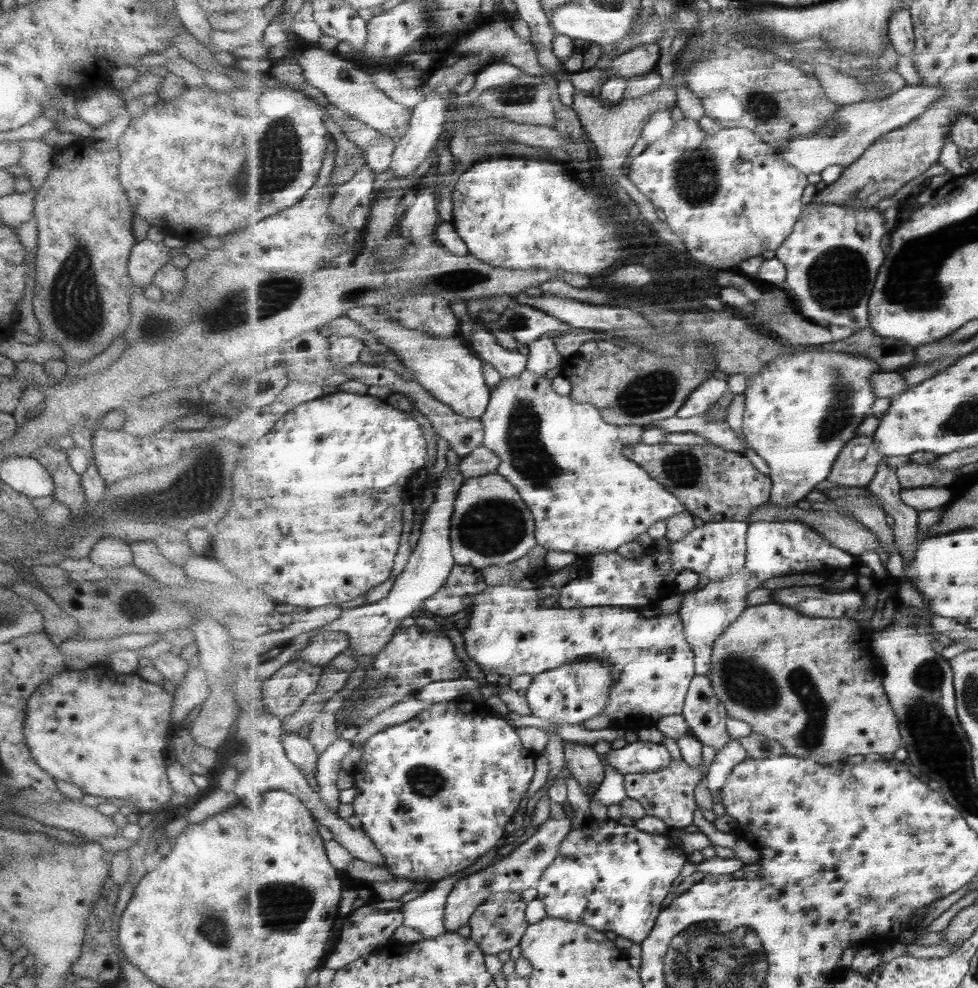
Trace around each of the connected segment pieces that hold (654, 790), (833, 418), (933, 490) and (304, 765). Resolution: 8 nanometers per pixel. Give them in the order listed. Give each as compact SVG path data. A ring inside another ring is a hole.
M685 759L680 761L672 760L672 763L666 769L650 773L629 773L624 775L624 785L628 798L637 800L646 810L646 814L659 818L673 829L687 828L693 826L695 822L695 810L697 810L696 789L706 780L706 774L703 769L692 767Z
M837 350L796 351L772 360L750 379L744 392L745 409L743 415L743 434L747 442L771 468L769 474L773 482L771 503L790 507L804 505L804 498L823 480L828 480L832 466L839 458L841 450L852 438L858 436L857 429L877 400L872 385L871 374L878 370L878 362L865 354L849 354Z
M921 487L916 489L903 489L901 500L918 511L941 511L953 502L950 487Z
M285 733L281 742L287 751L288 757L292 760L298 770L303 771L309 777L317 778L319 754L315 745L308 738L299 736L298 733Z

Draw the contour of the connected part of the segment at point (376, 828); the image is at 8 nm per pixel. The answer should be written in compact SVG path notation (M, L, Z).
M455 699L454 701L447 701L443 703L433 703L433 707L427 709L426 711L418 714L418 718L413 718L413 720L409 720L409 722L405 722L404 724L399 724L397 726L389 727L387 730L383 730L379 732L377 735L373 736L369 742L366 743L366 748L361 753L360 762L352 769L353 776L353 787L356 790L356 796L354 798L354 815L360 819L361 828L376 842L376 845L379 847L379 850L386 856L386 864L387 868L397 877L397 878L408 878L409 880L413 880L415 878L429 878L433 883L443 880L448 876L454 875L455 872L461 872L465 870L465 868L469 868L473 866L483 854L487 854L489 850L493 850L495 846L501 844L502 839L506 836L506 828L510 823L512 818L517 814L519 804L521 804L521 800L526 797L528 790L531 788L534 777L536 776L536 756L532 755L529 752L529 749L523 746L523 742L521 742L521 738L519 738L519 732L517 729L513 728L511 724L508 724L505 717L497 718L497 716L493 715L493 712L487 708L484 704L476 703L475 701L470 701L466 699Z

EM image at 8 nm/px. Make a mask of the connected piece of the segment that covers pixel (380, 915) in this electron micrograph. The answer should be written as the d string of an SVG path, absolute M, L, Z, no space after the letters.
M369 903L356 910L352 910L347 916L347 921L343 924L338 943L334 951L331 951L325 958L324 966L335 970L345 968L348 964L359 960L363 955L369 955L375 947L382 942L391 940L396 930L404 924L404 914L401 906L380 905L380 909L375 909Z

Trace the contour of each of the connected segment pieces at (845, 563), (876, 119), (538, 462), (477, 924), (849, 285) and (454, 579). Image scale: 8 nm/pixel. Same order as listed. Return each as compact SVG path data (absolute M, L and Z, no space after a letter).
M754 522L748 528L748 557L744 569L720 581L711 581L698 591L684 592L678 613L684 619L686 638L696 655L696 676L709 676L713 670L713 645L735 622L747 606L747 594L761 588L761 584L775 576L816 574L826 576L837 569L854 569L858 559L845 549L841 550L820 531L801 522Z
M905 85L882 101L860 101L836 110L832 120L811 134L796 136L785 150L776 149L779 161L785 161L803 174L821 174L830 166L851 166L875 141L892 130L915 122L926 109L946 95L943 87L927 85Z
M529 369L525 370L525 372L519 376L503 378L498 384L498 387L493 388L491 393L492 395L490 396L490 403L488 404L487 410L480 418L485 429L484 445L493 450L493 452L496 452L497 456L502 460L497 473L509 479L509 482L512 482L517 487L517 490L520 491L520 495L524 498L527 506L533 511L538 526L536 528L538 544L546 548L549 552L574 552L579 556L616 552L623 544L633 542L633 540L637 540L643 532L648 532L656 522L667 521L672 516L681 514L682 512L691 513L688 506L676 494L674 495L667 487L657 482L656 479L649 475L647 470L638 466L637 462L633 462L632 459L624 454L628 446L642 442L644 432L647 428L637 425L619 426L605 422L601 411L596 406L593 406L591 403L579 403L572 398L571 394L564 396L557 394L557 392L553 390L553 386L551 386L551 380L545 379L544 376L533 374Z
M502 892L494 894L483 906L474 912L470 920L471 937L484 951L485 955L499 956L505 951L512 951L520 946L523 936L530 927L525 918L527 902L521 899L521 893Z
M811 202L804 207L800 221L775 256L787 267L788 277L784 285L791 290L799 314L823 328L828 328L829 322L839 324L839 327L849 327L854 333L870 328L870 298L880 268L888 258L887 242L891 232L887 232L885 224L887 220L883 212L875 207L855 210L821 202Z
M456 564L440 592L424 602L424 610L433 613L437 619L445 620L445 617L471 607L476 596L489 587L480 569Z

